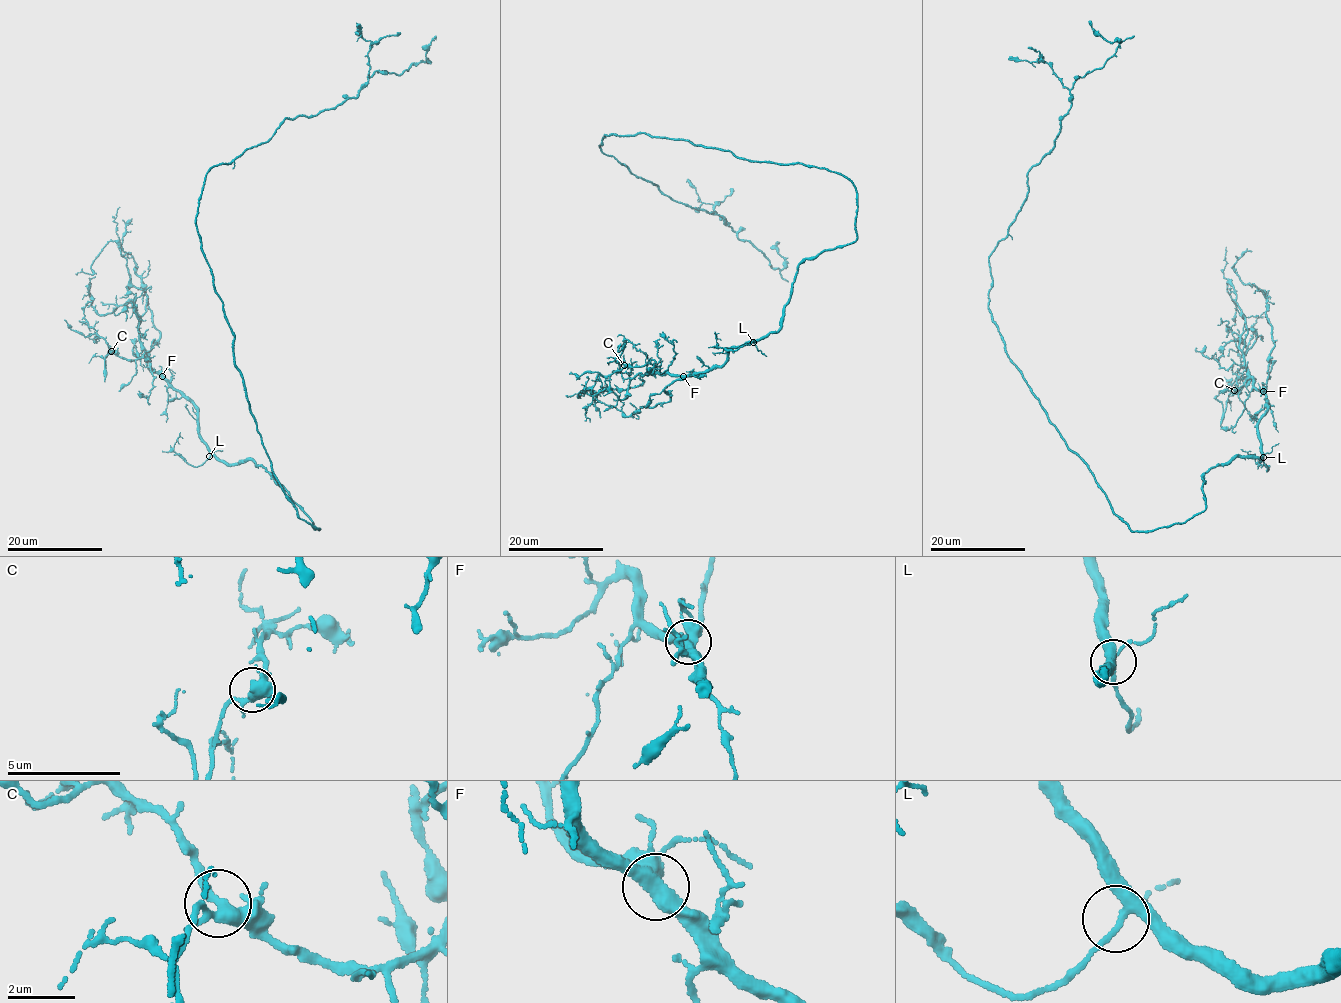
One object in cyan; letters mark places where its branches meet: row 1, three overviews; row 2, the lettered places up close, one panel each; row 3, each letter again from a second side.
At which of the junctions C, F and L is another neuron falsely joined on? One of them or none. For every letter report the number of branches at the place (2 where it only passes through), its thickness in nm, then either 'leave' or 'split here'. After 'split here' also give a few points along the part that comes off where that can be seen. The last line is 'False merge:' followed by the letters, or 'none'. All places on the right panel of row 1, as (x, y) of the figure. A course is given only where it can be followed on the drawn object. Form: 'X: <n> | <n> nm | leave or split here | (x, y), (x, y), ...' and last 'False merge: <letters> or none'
C: 5 | 340 nm | leave
F: 5 | 460 nm | leave
L: 4 | 300 nm | leave
False merge: none

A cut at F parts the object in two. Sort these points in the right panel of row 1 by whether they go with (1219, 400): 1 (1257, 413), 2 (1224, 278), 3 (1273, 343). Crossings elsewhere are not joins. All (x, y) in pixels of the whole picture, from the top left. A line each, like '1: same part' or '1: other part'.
1: other part
2: same part
3: other part

